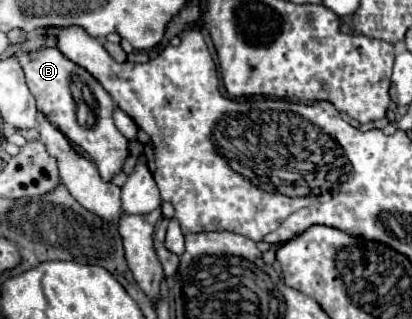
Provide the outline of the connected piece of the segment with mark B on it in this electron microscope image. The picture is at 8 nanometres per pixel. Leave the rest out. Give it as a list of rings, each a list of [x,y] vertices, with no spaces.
[[[58,48],[16,54],[16,58],[24,68],[26,84],[38,102],[38,110],[44,112],[70,142],[78,144],[86,152],[86,156],[96,164],[102,180],[110,182],[116,174],[120,174],[128,158],[128,140],[112,120],[114,102],[100,82],[84,68],[70,62]]]

